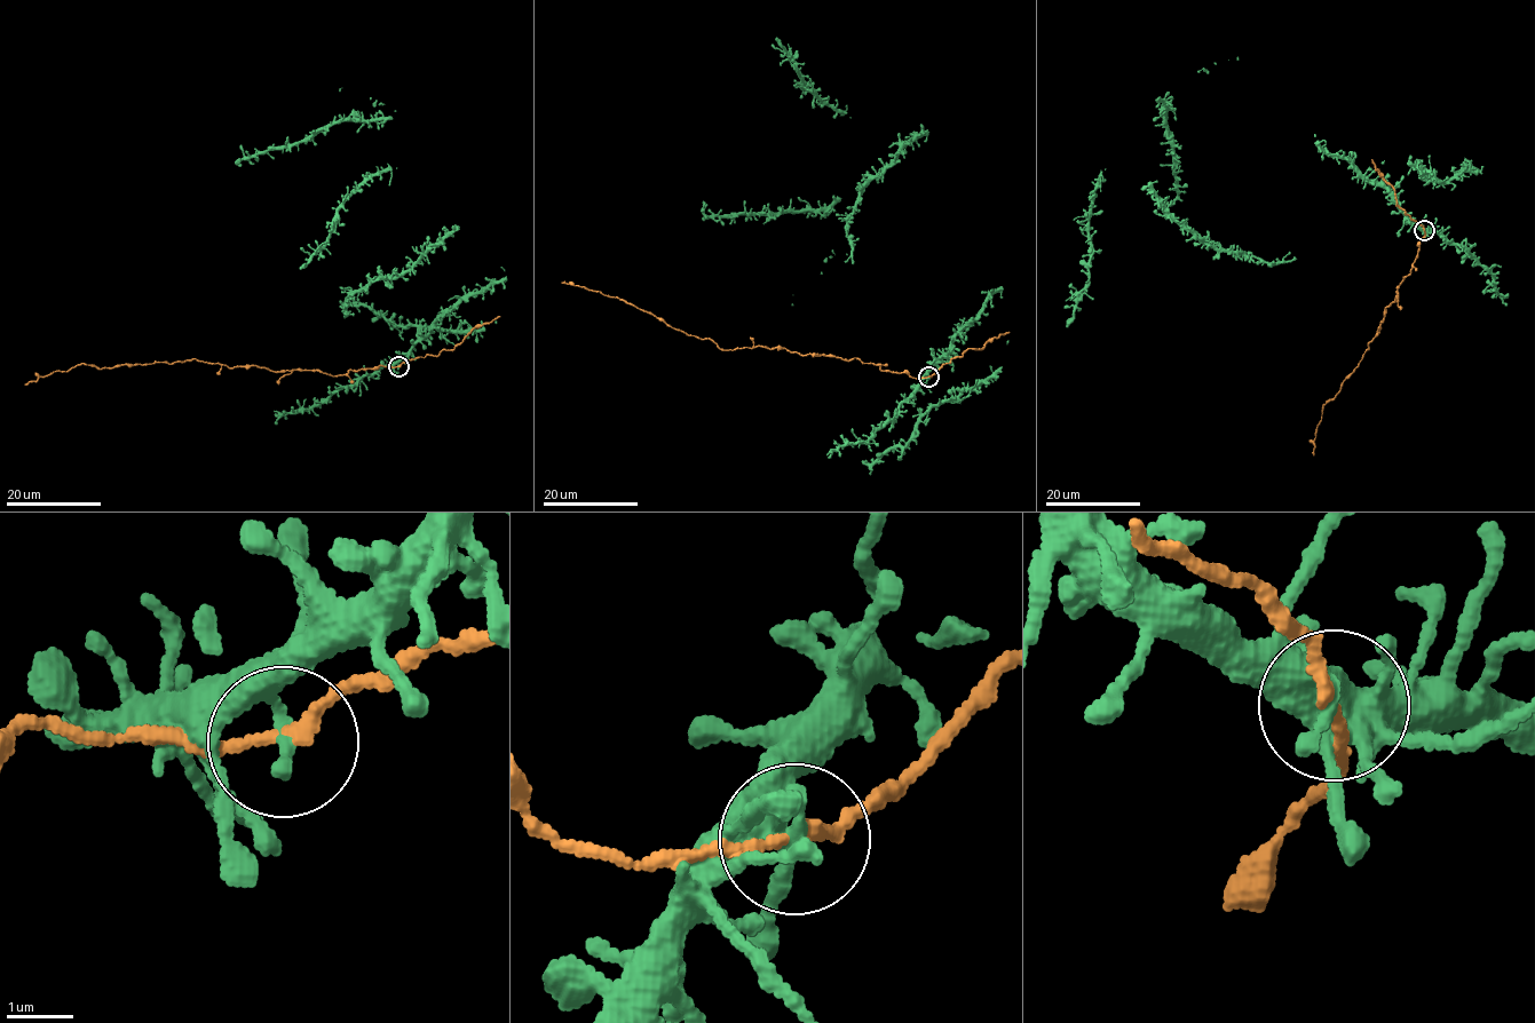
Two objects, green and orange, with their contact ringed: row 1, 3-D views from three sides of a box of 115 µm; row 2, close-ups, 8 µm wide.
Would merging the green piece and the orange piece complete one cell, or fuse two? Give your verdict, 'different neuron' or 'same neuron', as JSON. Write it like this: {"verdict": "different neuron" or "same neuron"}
{"verdict": "different neuron"}

